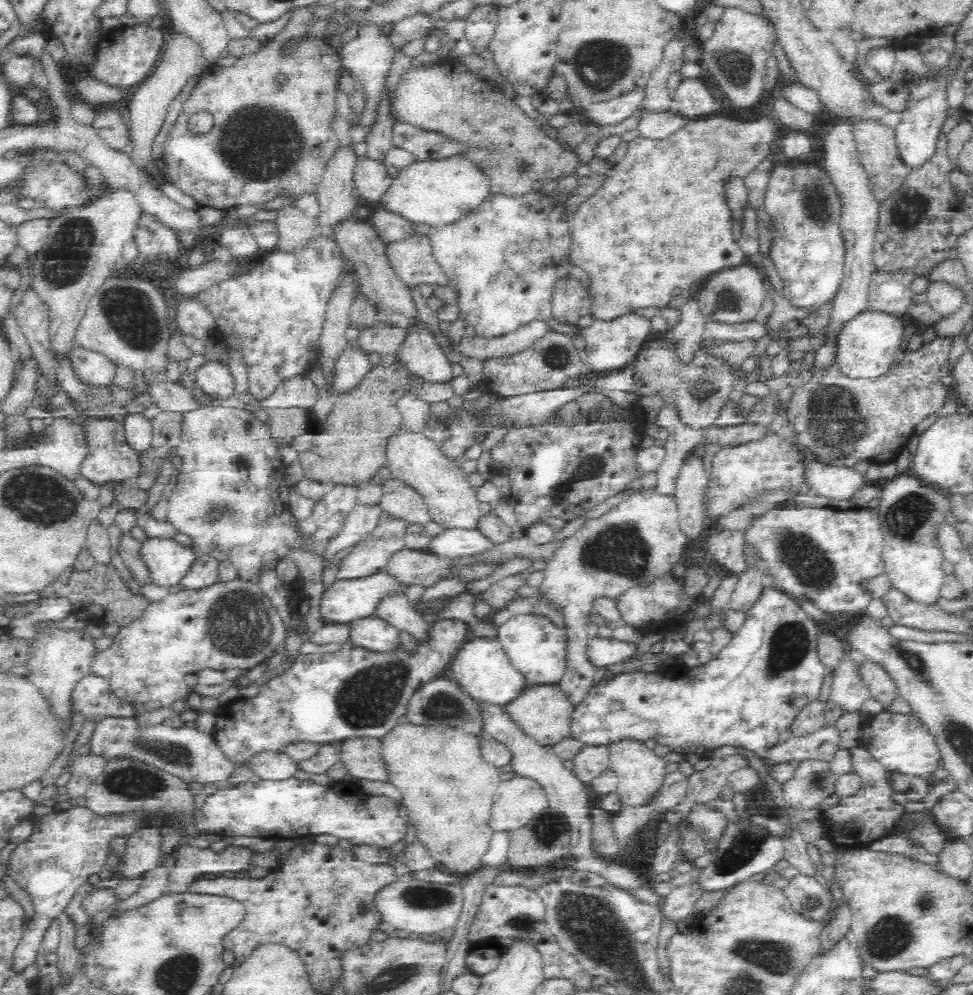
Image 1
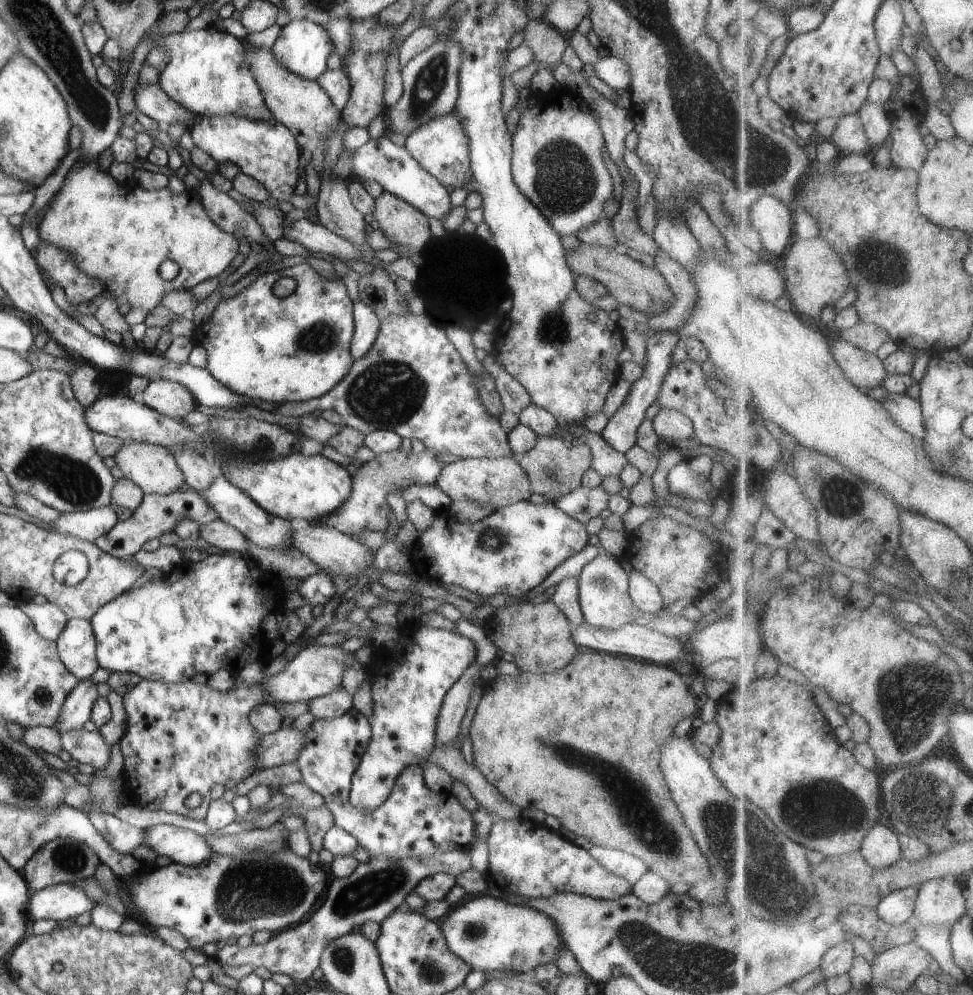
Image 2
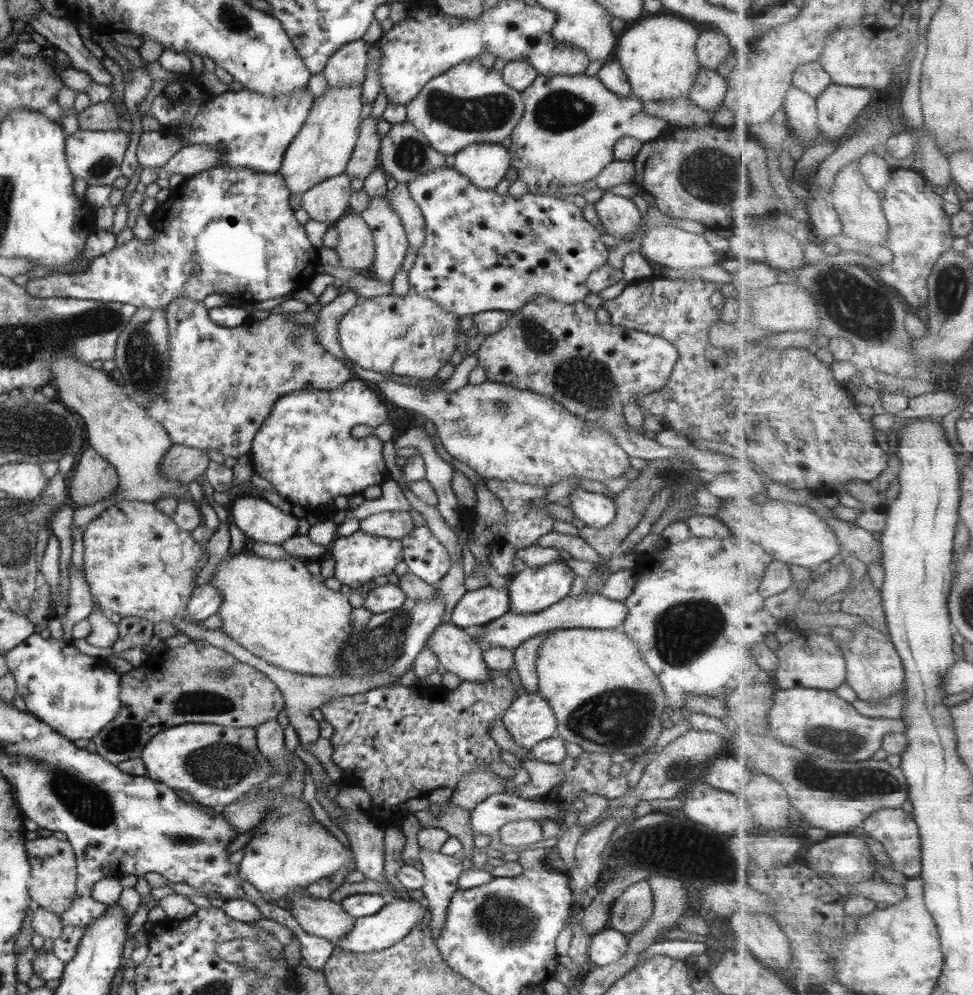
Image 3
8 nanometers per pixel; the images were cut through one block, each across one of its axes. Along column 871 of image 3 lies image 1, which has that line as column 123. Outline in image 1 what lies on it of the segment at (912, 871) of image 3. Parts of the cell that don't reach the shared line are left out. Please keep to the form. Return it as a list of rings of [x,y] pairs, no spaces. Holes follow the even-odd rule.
[[[85,804],[74,806],[64,811],[53,810],[42,816],[33,815],[30,818],[32,823],[31,833],[26,840],[19,842],[8,857],[6,872],[25,890],[28,900],[31,900],[31,913],[28,922],[23,928],[21,939],[13,950],[9,978],[17,977],[22,974],[28,966],[32,966],[36,960],[38,950],[46,934],[49,933],[52,924],[56,922],[58,914],[74,898],[75,890],[88,880],[91,874],[98,874],[104,866],[105,856],[108,852],[109,842],[113,836],[128,836],[134,830],[144,826],[138,818],[130,816],[99,815],[92,812]]]

